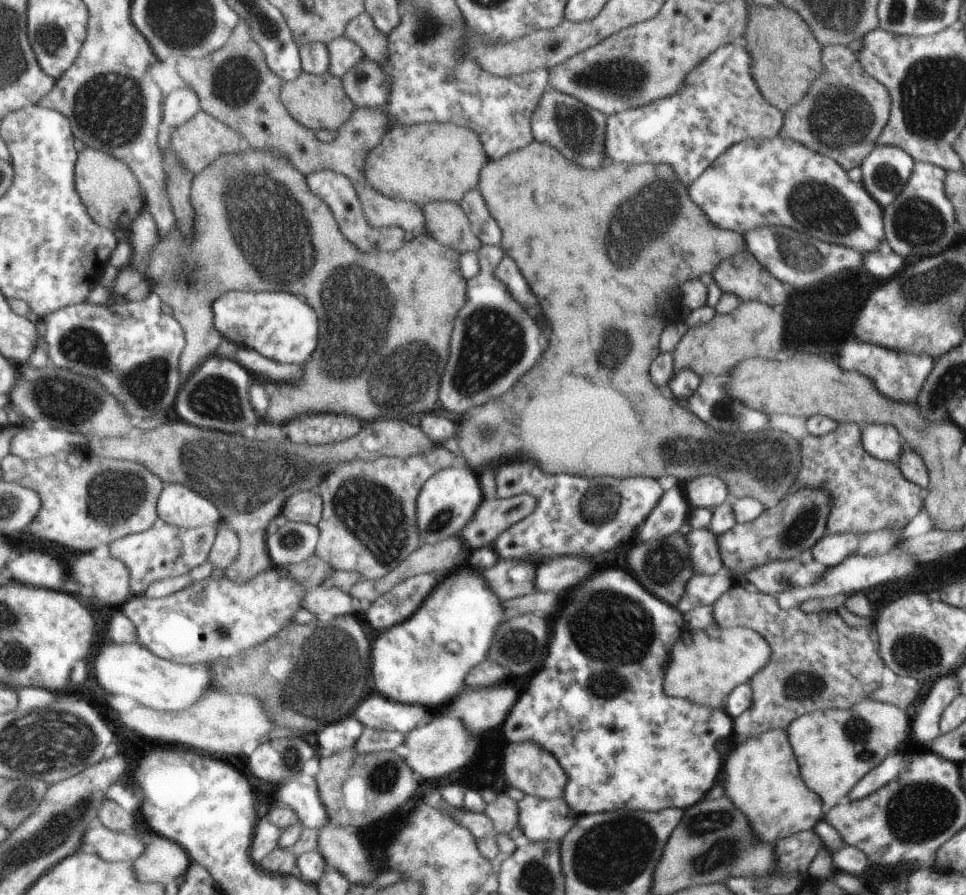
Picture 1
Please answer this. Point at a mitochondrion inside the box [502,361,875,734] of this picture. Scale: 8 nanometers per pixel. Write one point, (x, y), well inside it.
(769, 465)

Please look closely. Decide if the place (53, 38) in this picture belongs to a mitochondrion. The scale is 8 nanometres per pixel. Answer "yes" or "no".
yes

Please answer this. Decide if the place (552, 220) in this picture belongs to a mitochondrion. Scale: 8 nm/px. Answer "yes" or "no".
no

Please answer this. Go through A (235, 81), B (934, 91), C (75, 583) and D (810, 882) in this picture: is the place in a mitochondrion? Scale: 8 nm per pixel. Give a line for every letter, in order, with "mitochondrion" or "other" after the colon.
A: mitochondrion
B: mitochondrion
C: other
D: other

